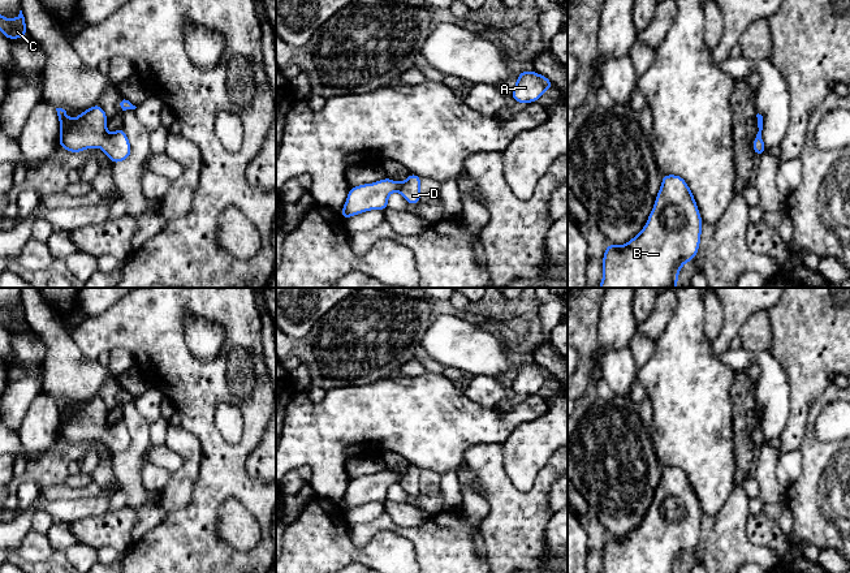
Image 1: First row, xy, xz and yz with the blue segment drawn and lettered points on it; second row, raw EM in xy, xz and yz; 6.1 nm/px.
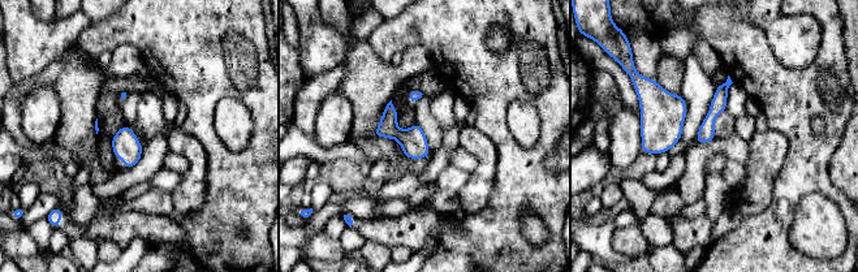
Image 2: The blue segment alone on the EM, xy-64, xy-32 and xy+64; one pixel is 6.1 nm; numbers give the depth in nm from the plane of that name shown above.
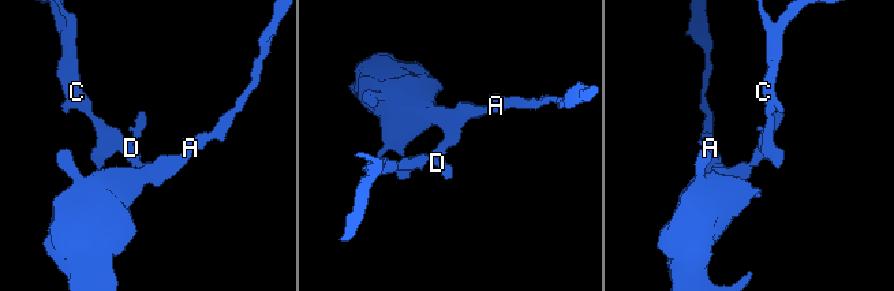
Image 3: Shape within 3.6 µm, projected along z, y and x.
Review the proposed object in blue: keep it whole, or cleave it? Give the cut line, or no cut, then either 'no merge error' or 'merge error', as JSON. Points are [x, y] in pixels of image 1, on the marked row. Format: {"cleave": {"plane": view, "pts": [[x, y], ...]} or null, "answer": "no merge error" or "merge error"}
{"cleave": null, "answer": "no merge error"}

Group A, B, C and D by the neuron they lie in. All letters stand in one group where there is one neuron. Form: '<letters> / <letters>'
A B C D

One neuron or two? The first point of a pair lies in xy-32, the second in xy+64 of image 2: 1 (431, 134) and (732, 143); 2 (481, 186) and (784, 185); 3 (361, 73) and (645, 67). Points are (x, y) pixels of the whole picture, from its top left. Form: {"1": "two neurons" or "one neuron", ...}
{"1": "two neurons", "2": "two neurons", "3": "one neuron"}

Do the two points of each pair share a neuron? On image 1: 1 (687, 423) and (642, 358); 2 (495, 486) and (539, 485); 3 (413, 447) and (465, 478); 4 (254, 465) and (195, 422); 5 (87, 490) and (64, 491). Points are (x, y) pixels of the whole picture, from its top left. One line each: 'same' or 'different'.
1: different
2: same
3: different
4: different
5: same

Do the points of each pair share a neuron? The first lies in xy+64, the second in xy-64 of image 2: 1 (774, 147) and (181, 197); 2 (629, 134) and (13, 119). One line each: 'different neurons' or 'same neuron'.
1: same neuron
2: different neurons

